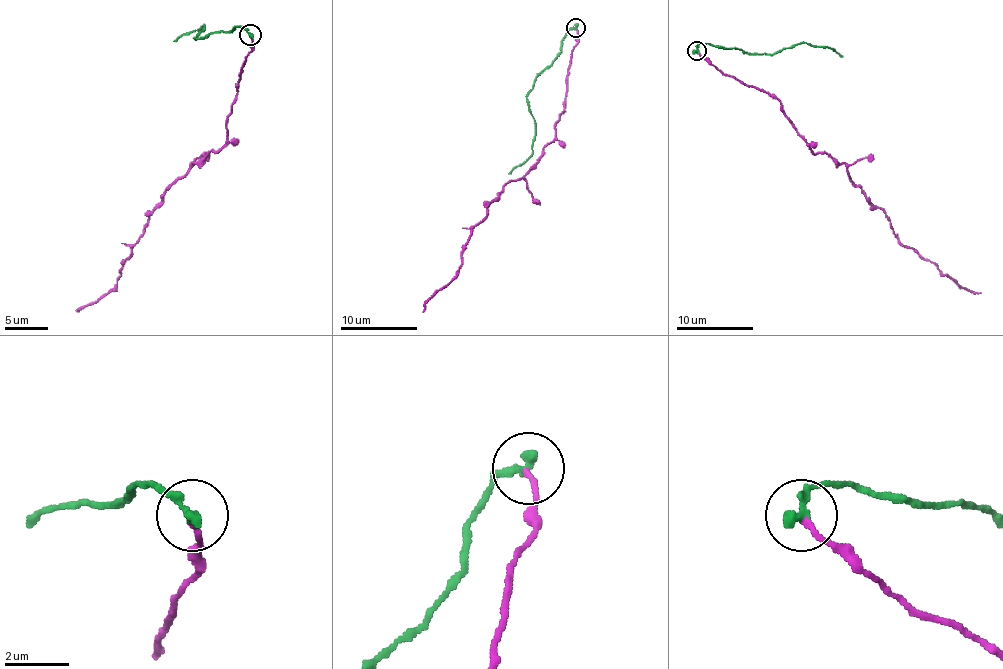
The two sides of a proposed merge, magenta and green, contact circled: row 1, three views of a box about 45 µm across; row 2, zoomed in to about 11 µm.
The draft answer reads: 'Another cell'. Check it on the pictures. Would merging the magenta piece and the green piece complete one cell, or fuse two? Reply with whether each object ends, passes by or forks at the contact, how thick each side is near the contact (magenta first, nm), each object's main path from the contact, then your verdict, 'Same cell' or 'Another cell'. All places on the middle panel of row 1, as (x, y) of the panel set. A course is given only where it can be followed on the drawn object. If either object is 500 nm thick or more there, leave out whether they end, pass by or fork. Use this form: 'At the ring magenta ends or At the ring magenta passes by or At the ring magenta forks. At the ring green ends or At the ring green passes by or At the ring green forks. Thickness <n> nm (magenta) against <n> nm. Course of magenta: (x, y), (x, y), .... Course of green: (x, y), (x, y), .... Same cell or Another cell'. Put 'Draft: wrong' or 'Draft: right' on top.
Draft: right
At the ring magenta ends. At the ring green ends. Thickness 180 nm (magenta) against 320 nm. Course of magenta: (575, 28), (554, 138), (488, 205), (459, 270), (423, 312). Course of green: (575, 28), (568, 32), (560, 54), (535, 79), (528, 95), (535, 129), (531, 154), (509, 173). Another cell

